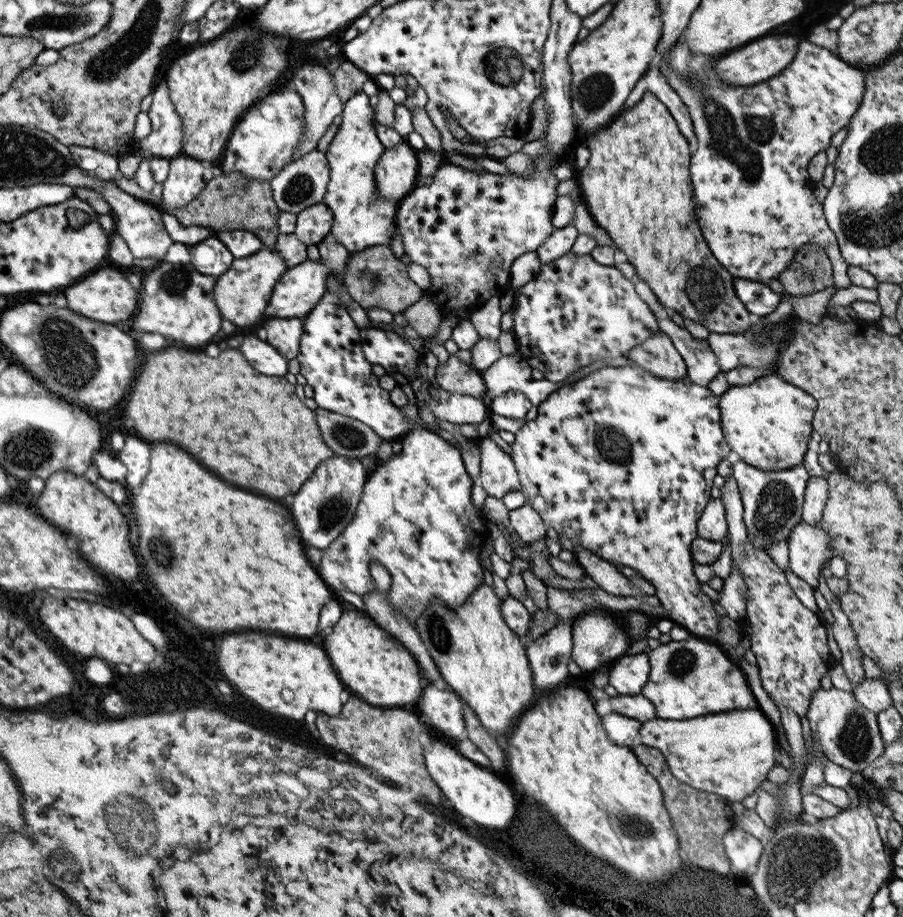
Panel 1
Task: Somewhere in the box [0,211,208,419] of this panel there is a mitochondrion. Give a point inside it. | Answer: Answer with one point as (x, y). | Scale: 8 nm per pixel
(69, 357)

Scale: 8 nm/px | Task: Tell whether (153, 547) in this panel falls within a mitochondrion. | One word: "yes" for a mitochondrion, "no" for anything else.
yes

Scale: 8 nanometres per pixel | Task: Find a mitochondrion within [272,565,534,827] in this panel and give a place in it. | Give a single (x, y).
(438, 633)

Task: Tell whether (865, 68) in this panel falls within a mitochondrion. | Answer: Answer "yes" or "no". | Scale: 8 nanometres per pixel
no

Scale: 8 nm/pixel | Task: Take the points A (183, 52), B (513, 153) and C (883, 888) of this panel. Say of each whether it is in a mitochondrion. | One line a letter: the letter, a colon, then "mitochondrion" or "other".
A: other
B: other
C: other

